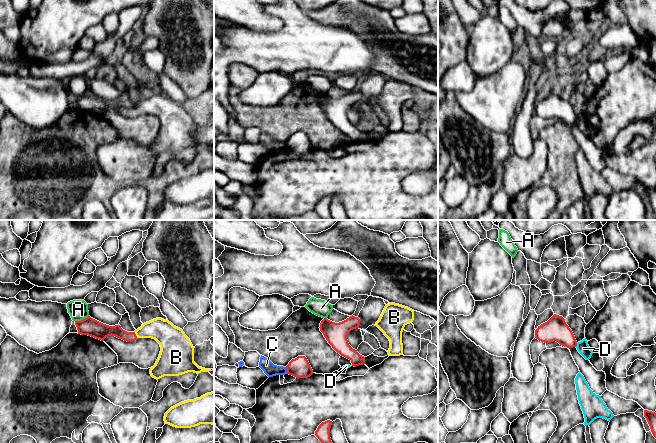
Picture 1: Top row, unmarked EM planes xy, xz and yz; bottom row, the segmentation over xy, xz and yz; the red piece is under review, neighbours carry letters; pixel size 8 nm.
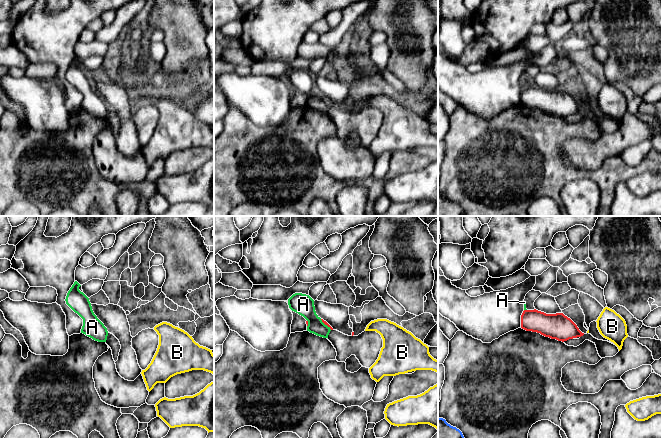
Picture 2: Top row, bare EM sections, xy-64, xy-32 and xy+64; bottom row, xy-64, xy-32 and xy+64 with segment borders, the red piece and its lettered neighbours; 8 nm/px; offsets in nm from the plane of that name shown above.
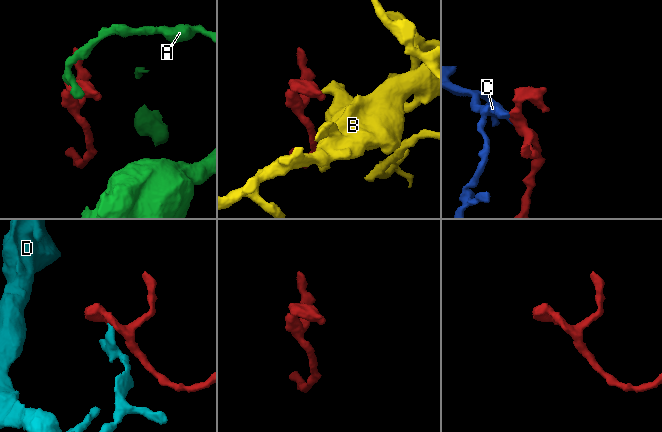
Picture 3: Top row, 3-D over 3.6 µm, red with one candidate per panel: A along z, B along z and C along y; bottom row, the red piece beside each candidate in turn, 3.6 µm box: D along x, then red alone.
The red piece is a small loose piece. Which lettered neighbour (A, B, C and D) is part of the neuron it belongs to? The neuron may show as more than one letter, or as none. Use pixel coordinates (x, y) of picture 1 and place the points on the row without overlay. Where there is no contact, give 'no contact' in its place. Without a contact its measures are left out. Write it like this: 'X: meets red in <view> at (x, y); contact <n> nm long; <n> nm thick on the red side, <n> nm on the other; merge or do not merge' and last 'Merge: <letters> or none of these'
A: meets red in xy at (81, 96); contact 120 nm long; 140 nm thick on the red side, 160 nm on the other; do not merge
B: meets red in xy at (135, 111); contact 50 nm long; 100 nm thick on the red side, 190 nm on the other; merge
C: meets red in xz at (287, 146); contact 60 nm long; 160 nm thick on the red side, 100 nm on the other; do not merge
D: meets red in yz at (576, 121); contact 40 nm long; 190 nm thick on the red side, 100 nm on the other; do not merge
Merge: B

